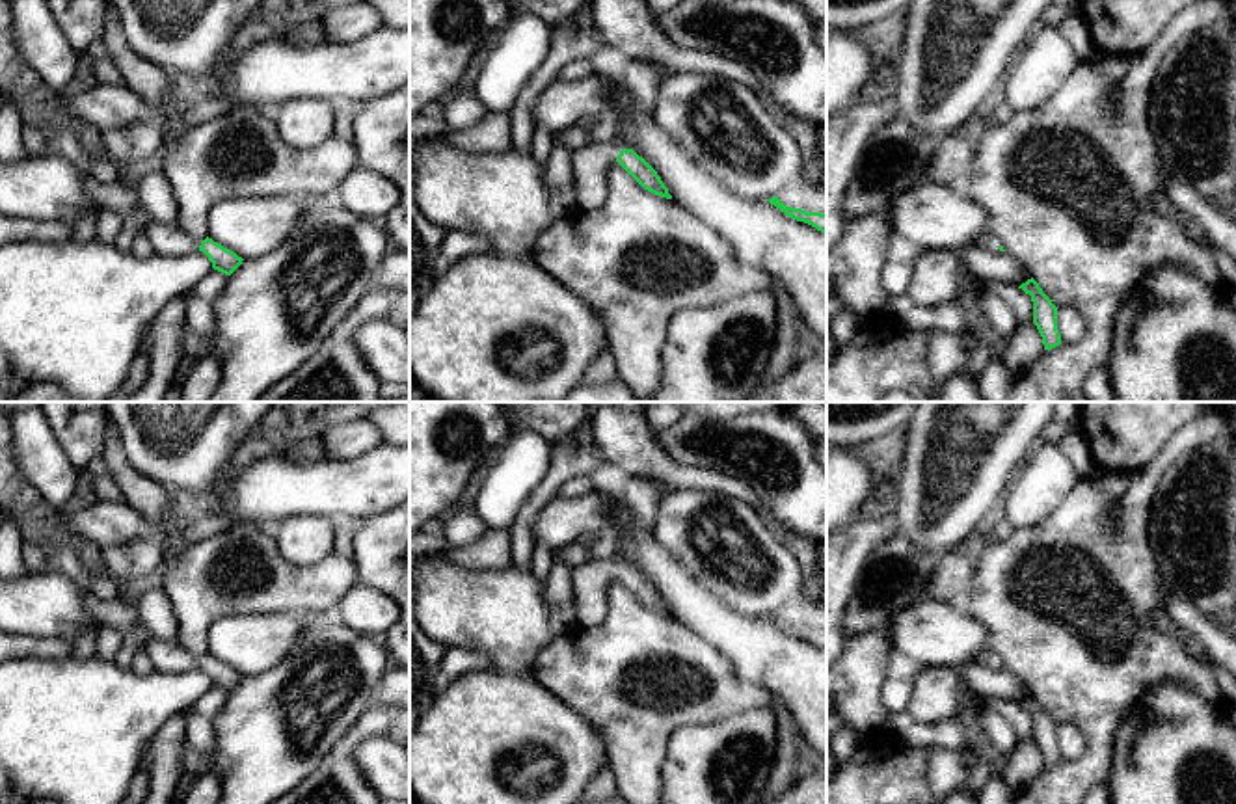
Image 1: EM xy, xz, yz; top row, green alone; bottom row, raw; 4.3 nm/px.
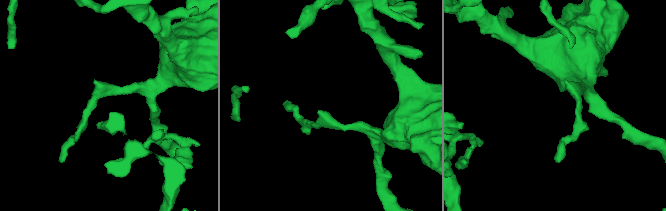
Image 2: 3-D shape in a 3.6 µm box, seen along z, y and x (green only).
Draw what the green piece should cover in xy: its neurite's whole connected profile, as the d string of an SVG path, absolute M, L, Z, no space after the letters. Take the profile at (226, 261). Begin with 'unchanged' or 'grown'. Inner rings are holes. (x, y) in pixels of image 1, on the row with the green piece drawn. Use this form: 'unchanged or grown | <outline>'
grown | M151 221L145 234L153 244L153 251L166 257L203 251L212 262L212 268L225 275L231 275L244 261L235 251L223 248L208 236L203 242L194 240L179 223L169 225Z

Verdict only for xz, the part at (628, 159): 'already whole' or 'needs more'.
needs more

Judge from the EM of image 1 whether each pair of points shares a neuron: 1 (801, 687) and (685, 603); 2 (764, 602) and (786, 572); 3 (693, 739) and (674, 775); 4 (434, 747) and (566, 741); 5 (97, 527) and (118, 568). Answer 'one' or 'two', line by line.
1: one
2: one
3: one
4: one
5: two

